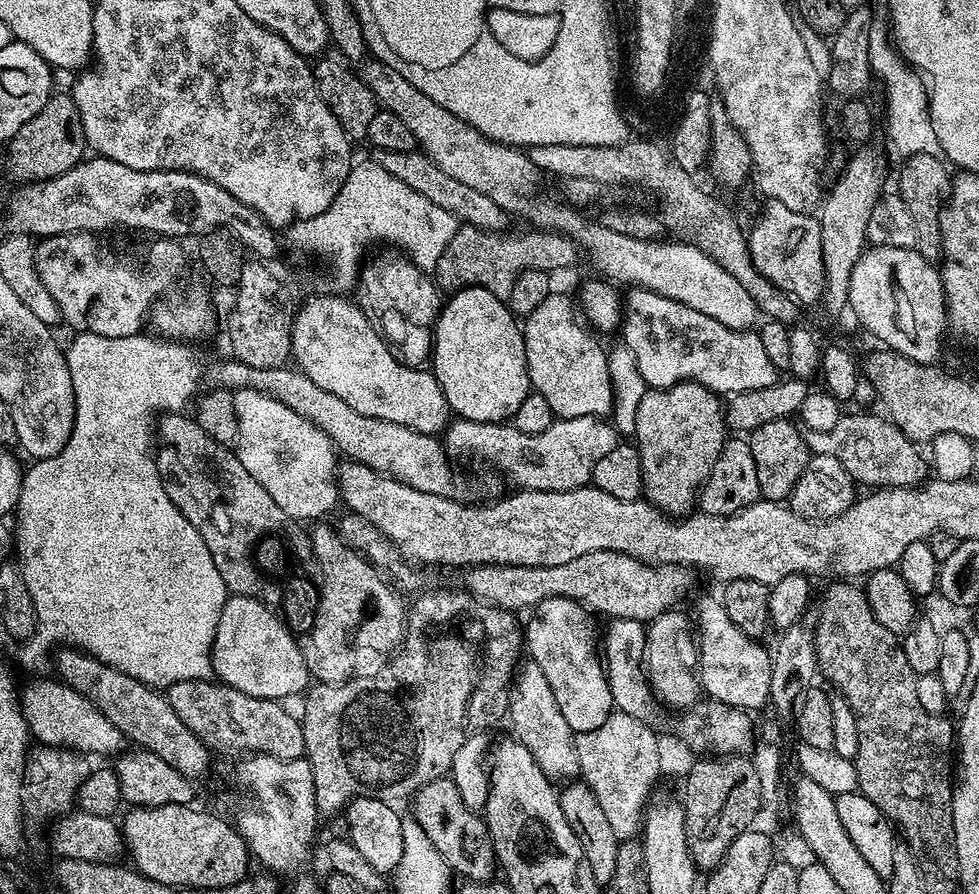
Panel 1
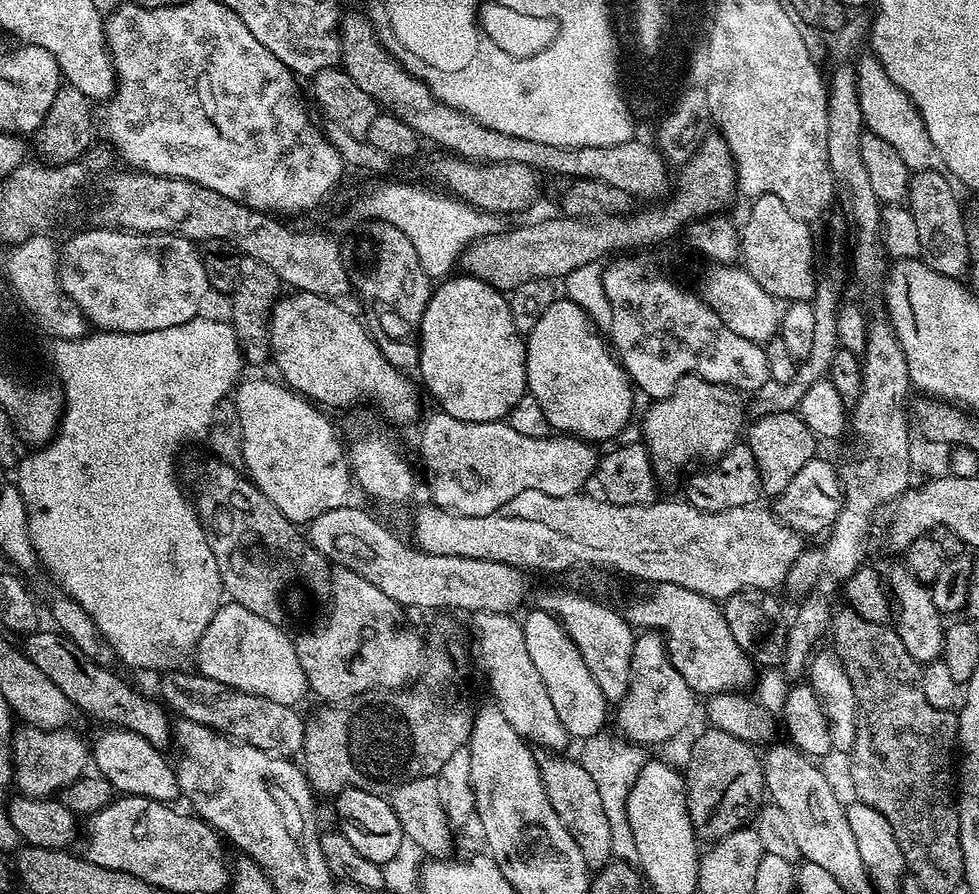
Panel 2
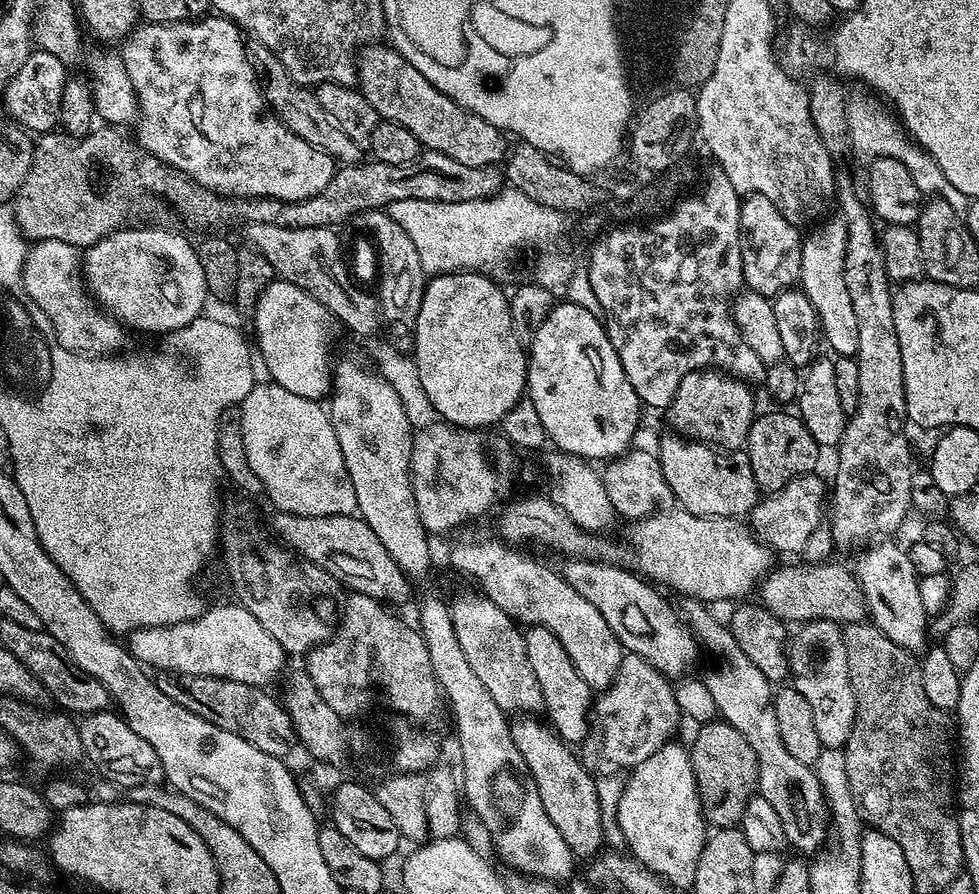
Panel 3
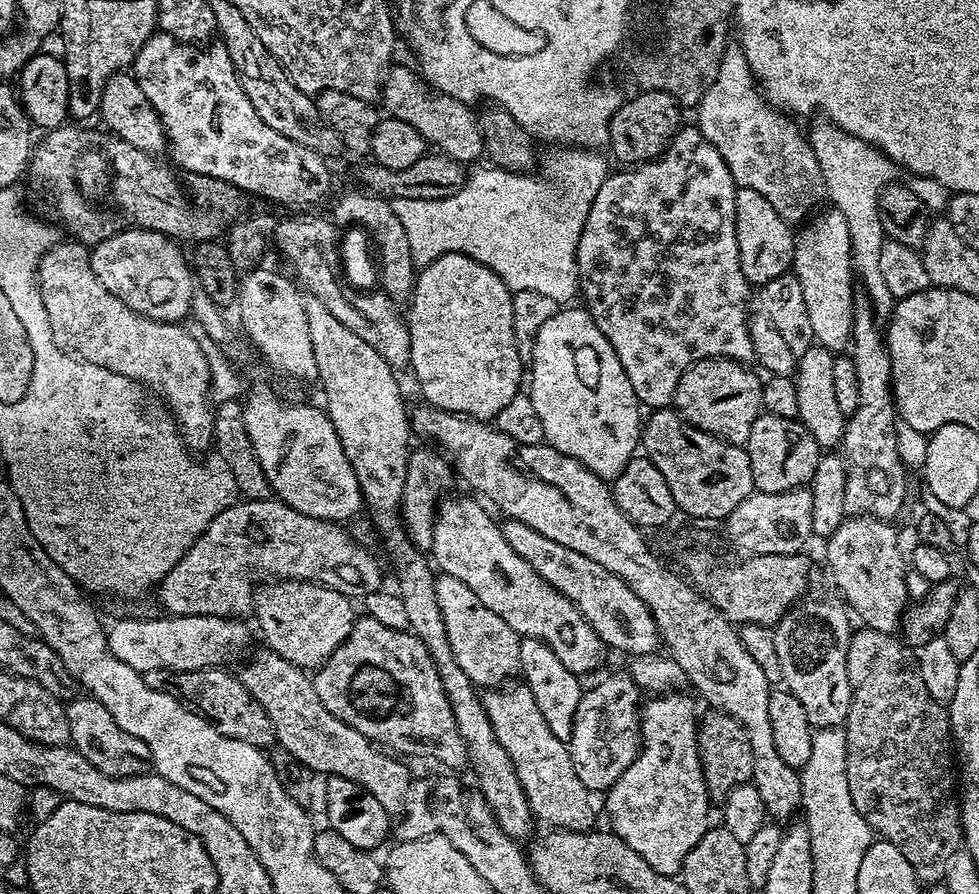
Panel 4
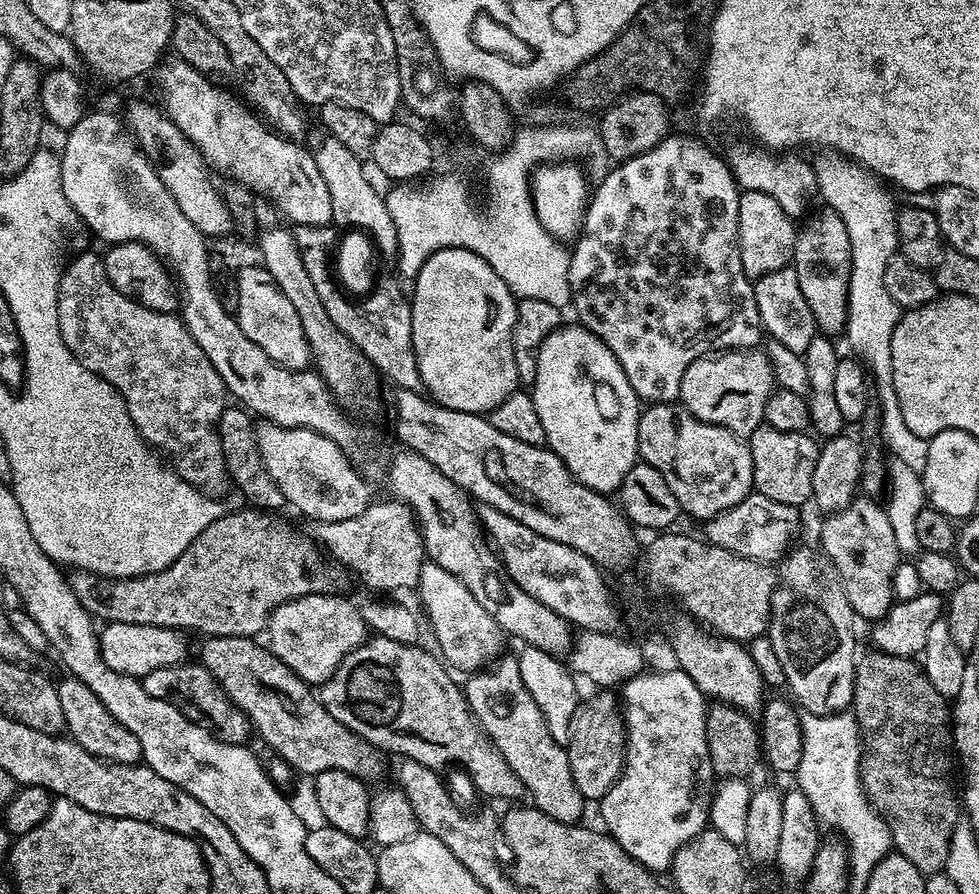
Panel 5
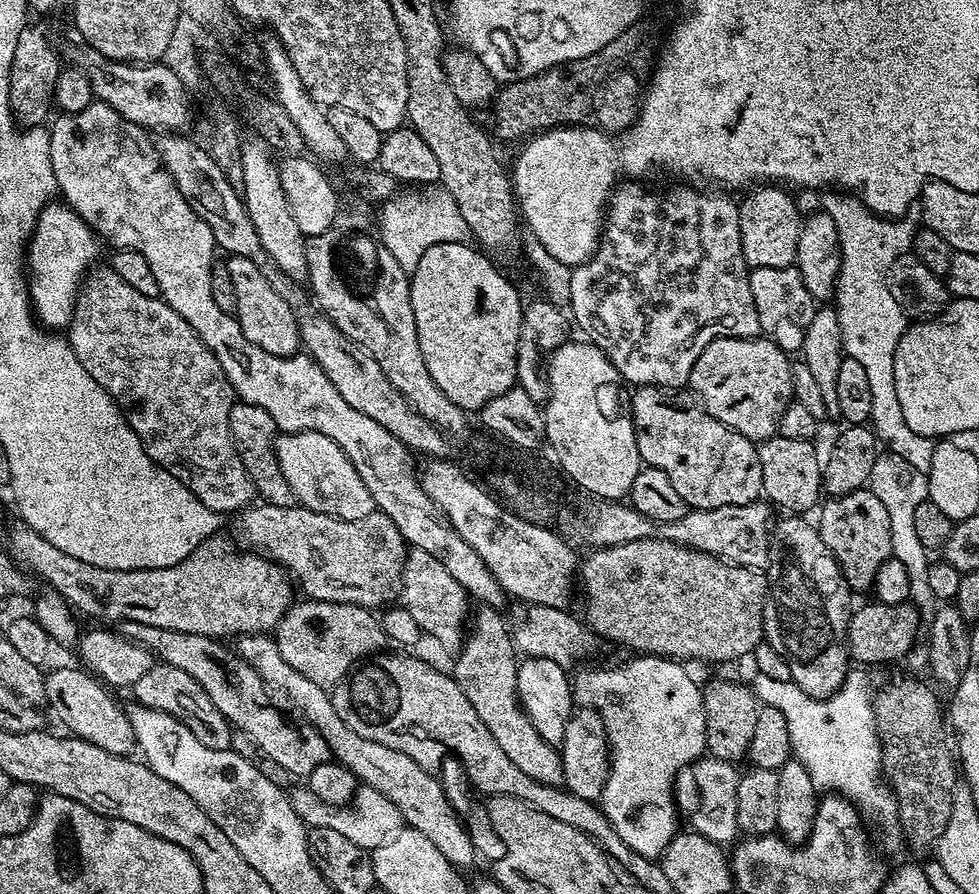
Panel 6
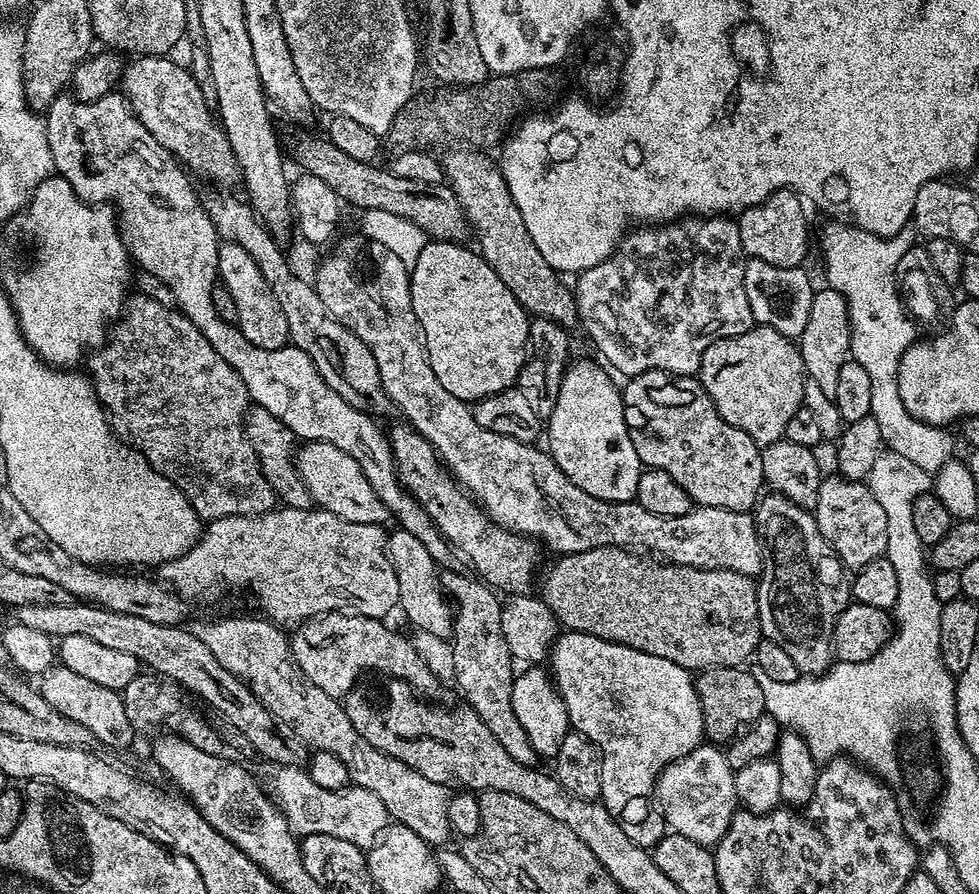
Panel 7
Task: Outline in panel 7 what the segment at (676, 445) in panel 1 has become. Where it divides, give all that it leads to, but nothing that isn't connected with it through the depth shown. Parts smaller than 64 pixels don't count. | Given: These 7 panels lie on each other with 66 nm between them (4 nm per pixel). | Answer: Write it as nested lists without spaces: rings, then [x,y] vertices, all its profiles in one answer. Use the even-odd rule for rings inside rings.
[[[753,326],[746,334],[727,336],[706,346],[700,359],[698,379],[714,402],[718,414],[722,414],[730,426],[738,426],[738,430],[750,434],[750,438],[754,438],[754,442],[761,446],[784,439],[790,417],[798,414],[804,403],[806,373],[799,343],[793,337],[778,334],[778,330],[773,328]]]

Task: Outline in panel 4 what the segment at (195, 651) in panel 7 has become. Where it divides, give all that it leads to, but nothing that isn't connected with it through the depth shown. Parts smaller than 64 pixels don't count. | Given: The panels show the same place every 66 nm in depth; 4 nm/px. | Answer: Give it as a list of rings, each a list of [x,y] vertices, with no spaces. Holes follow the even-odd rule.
[[[267,646],[261,647],[261,649],[261,652],[254,653],[255,651],[253,651],[243,661],[244,669],[239,670],[238,677],[242,686],[246,686],[246,690],[250,690],[252,697],[262,706],[262,710],[266,710],[272,728],[276,732],[275,743],[279,747],[285,748],[297,762],[305,764],[313,774],[324,772],[325,777],[341,776],[350,782],[358,782],[358,786],[362,786],[362,790],[370,790],[370,794],[374,794],[374,798],[378,798],[378,802],[382,802],[382,806],[388,813],[403,813],[404,799],[410,781],[408,768],[403,764],[405,761],[387,756],[384,753],[387,751],[383,747],[377,746],[362,734],[358,734],[358,730],[346,726],[346,722],[334,718],[334,714],[330,714],[330,710],[326,710],[326,706],[322,706],[322,698],[318,698],[318,690],[314,690],[314,679],[305,669],[294,666],[294,662],[286,662],[286,658],[282,658]]]

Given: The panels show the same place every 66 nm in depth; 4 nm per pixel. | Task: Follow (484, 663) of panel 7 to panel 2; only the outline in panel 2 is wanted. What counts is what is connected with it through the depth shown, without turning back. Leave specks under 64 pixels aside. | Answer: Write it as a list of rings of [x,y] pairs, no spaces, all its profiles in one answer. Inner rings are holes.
[[[552,750],[541,751],[536,757],[536,762],[542,782],[546,786],[546,794],[550,798],[550,806],[554,806],[554,814],[562,818],[562,826],[566,826],[574,842],[578,842],[582,858],[586,858],[589,869],[605,868],[613,859],[610,827],[605,808],[602,807],[601,795],[598,794],[590,774],[583,768],[579,759],[567,760],[564,754],[557,754]]]

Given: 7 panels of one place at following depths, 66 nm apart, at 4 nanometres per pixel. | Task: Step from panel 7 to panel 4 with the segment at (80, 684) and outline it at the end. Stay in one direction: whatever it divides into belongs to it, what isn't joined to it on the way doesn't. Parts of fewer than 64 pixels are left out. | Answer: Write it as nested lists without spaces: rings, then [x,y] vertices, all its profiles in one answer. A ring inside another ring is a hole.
[[[88,694],[77,695],[67,701],[66,718],[70,718],[71,747],[80,752],[90,766],[98,766],[102,774],[118,778],[138,776],[145,771],[144,764],[149,759],[146,742],[142,742],[142,738],[134,738],[134,734],[126,734],[126,730],[110,718],[110,710],[106,710],[102,702]],[[140,760],[144,760],[144,764]]]

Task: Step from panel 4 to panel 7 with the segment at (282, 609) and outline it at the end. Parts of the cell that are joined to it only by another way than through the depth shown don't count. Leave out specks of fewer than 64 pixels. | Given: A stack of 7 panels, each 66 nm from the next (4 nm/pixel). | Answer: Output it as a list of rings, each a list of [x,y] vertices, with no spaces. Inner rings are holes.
[[[327,612],[325,616],[314,616],[304,621],[291,633],[290,647],[292,656],[296,659],[296,665],[318,686],[318,690],[326,690],[326,694],[337,698],[343,698],[357,687],[359,678],[363,672],[385,672],[385,677],[393,680],[404,680],[417,693],[428,694],[436,688],[436,676],[432,668],[416,653],[416,648],[400,632],[384,625],[383,619],[375,620],[369,616],[351,616],[348,612]]]

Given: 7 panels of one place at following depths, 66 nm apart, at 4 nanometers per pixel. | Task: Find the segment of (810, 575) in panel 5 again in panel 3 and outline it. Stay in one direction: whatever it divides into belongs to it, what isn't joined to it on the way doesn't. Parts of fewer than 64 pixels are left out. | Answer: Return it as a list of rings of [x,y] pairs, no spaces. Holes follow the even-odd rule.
[[[805,620],[799,625],[797,632],[793,631],[788,637],[788,670],[790,673],[791,687],[798,690],[798,694],[802,694],[802,698],[806,698],[806,702],[810,702],[810,710],[814,714],[814,726],[818,729],[818,738],[822,741],[825,748],[843,749],[850,738],[850,730],[854,730],[854,718],[856,717],[856,699],[854,698],[854,690],[850,682],[850,674],[848,673],[848,659],[846,658],[846,642],[844,641],[844,628],[835,620]]]

